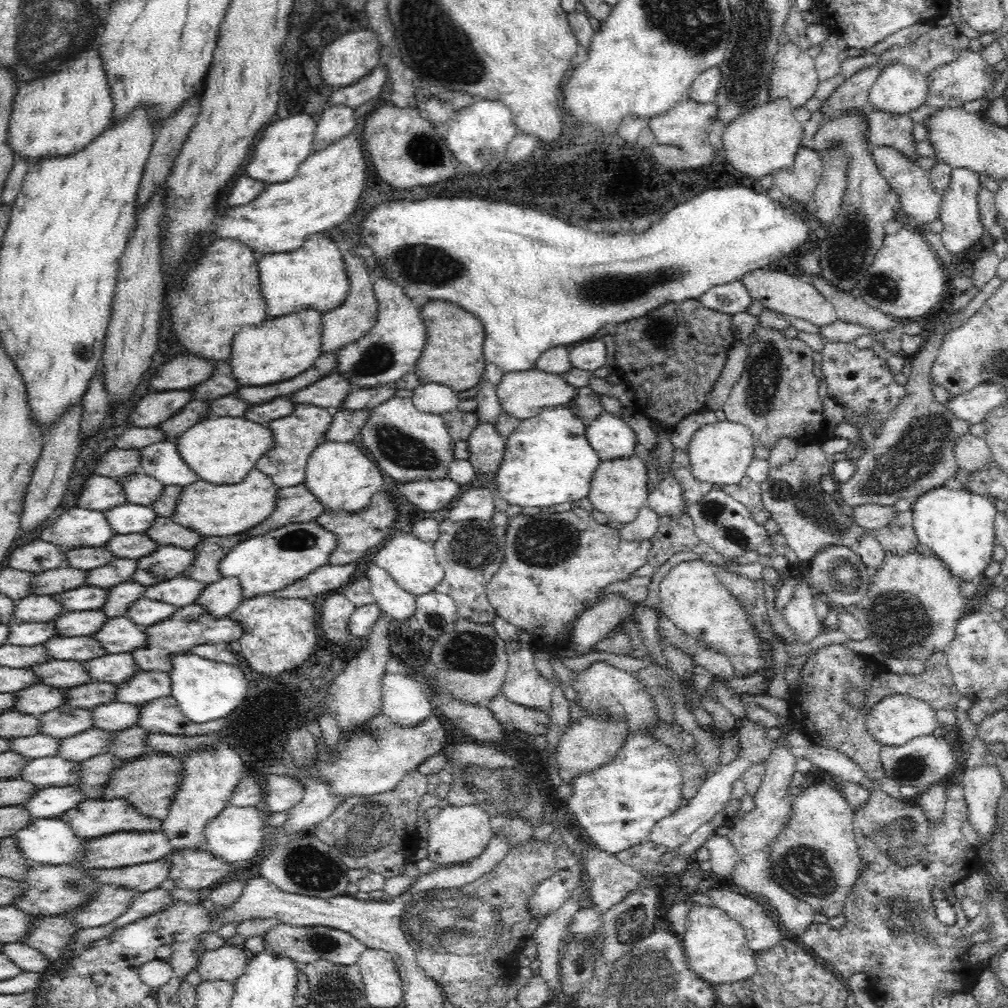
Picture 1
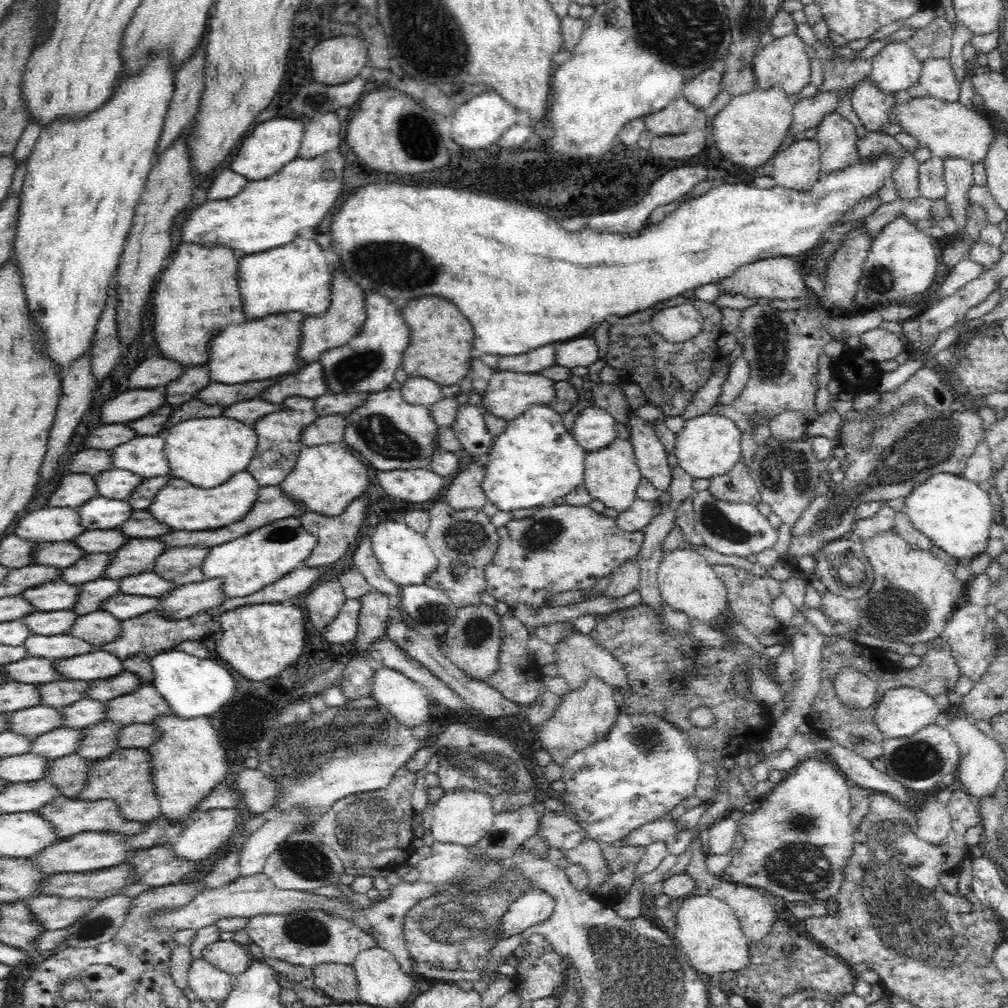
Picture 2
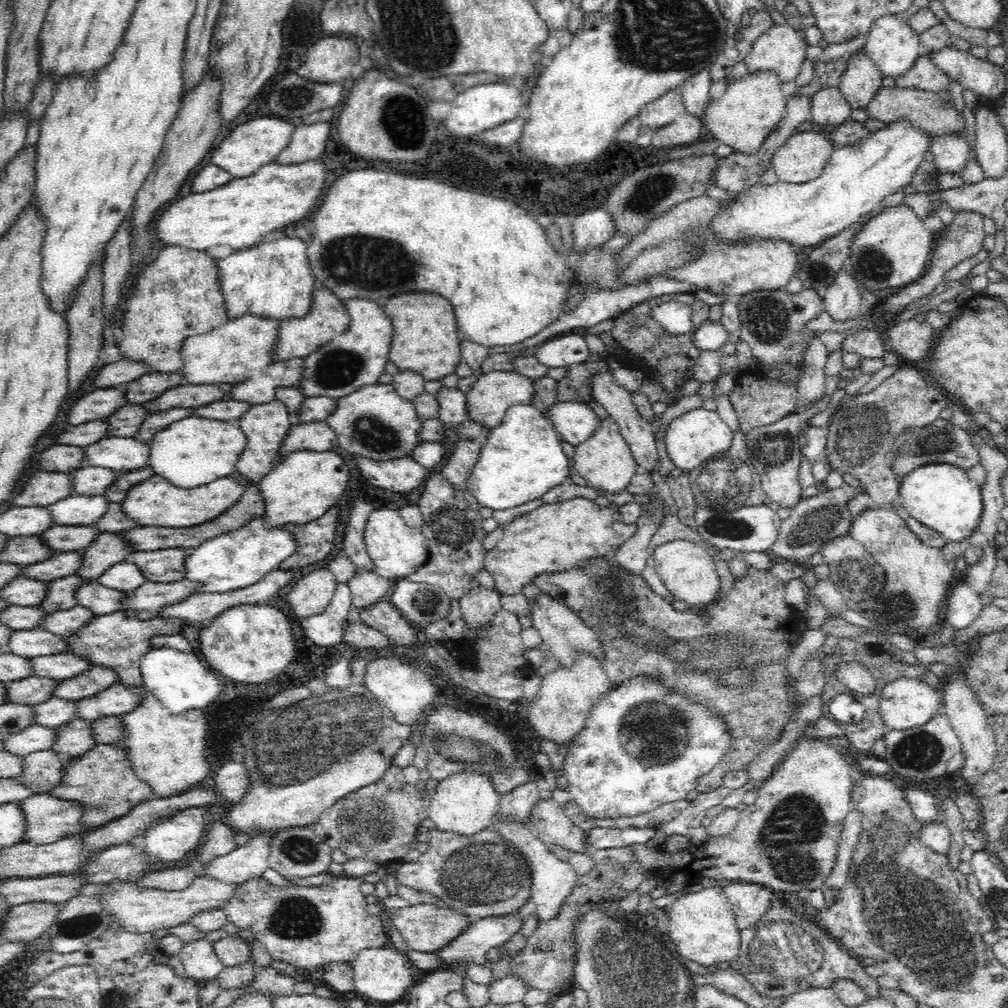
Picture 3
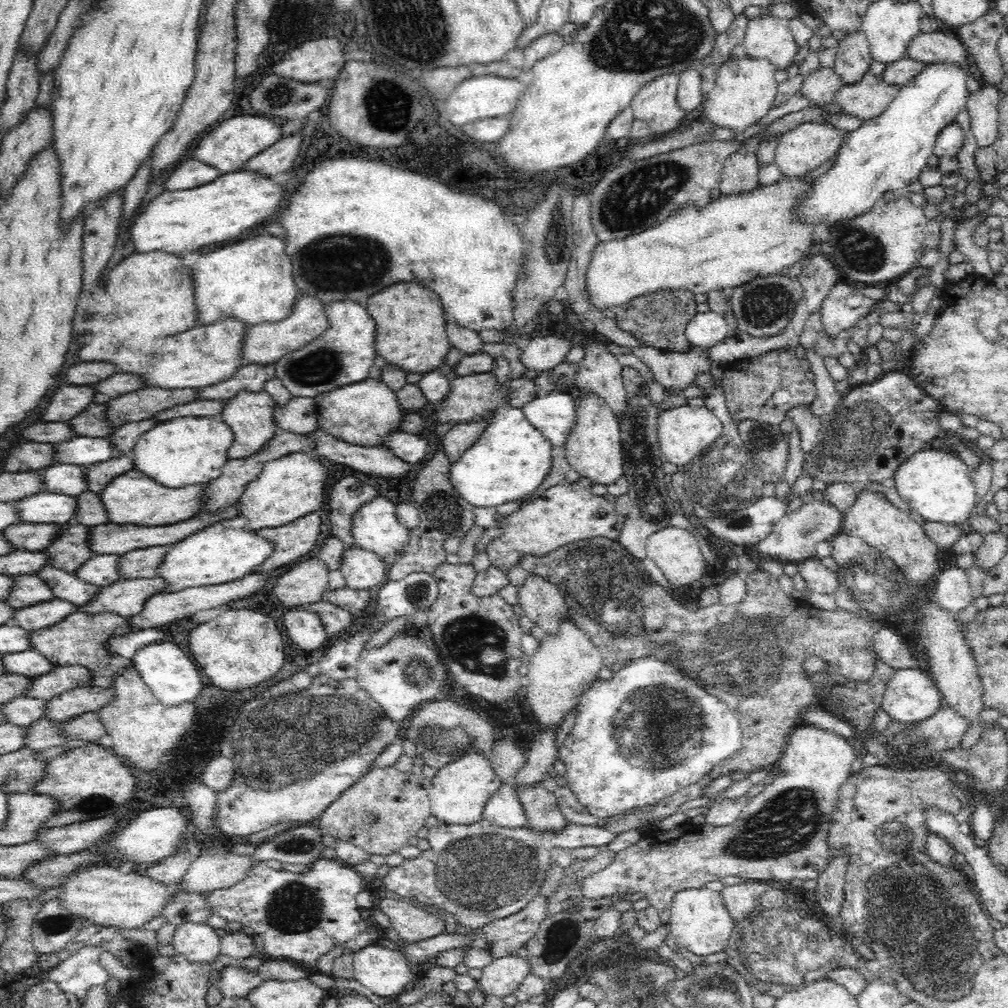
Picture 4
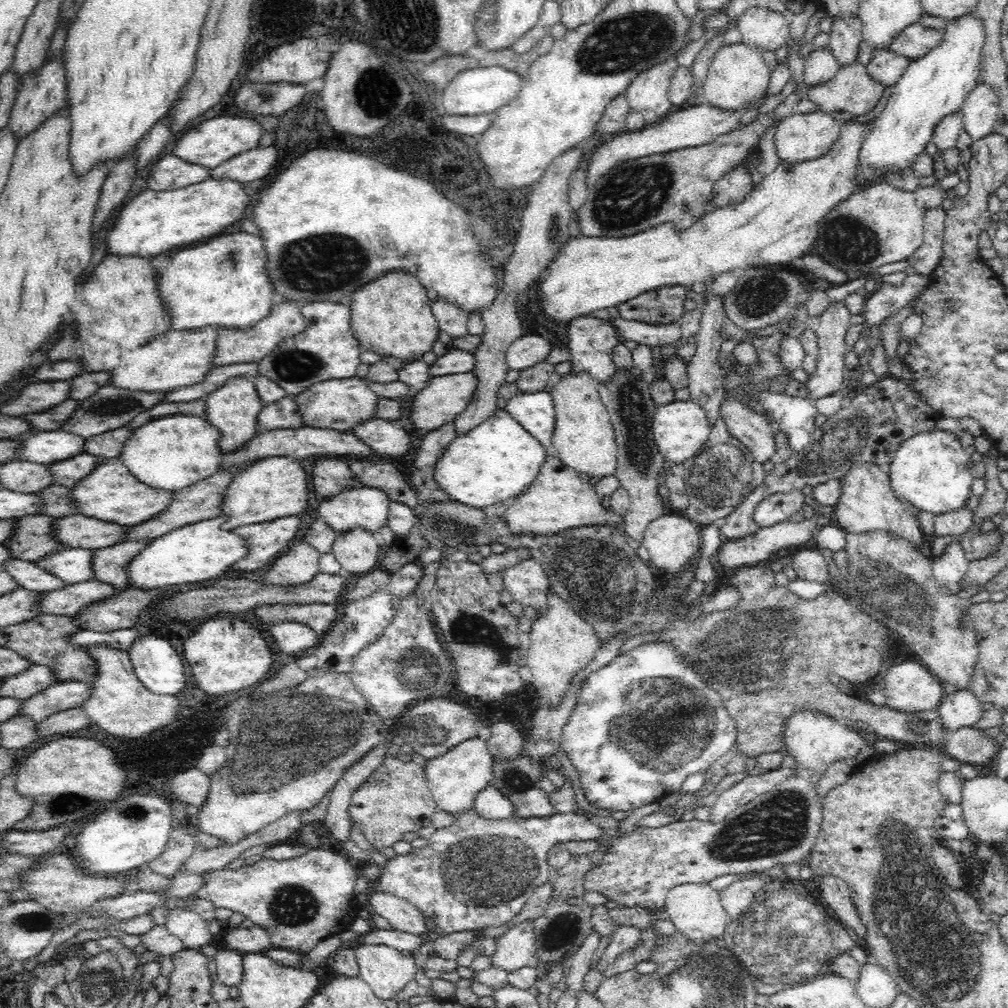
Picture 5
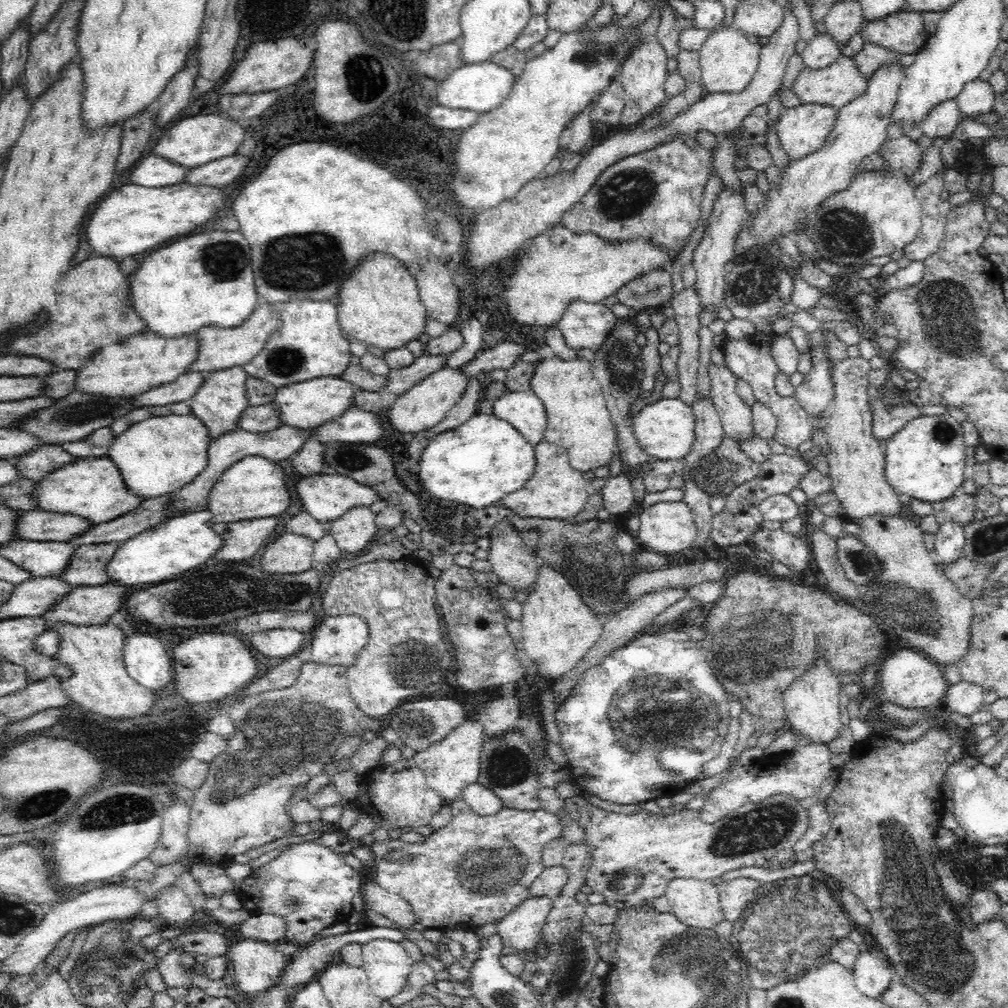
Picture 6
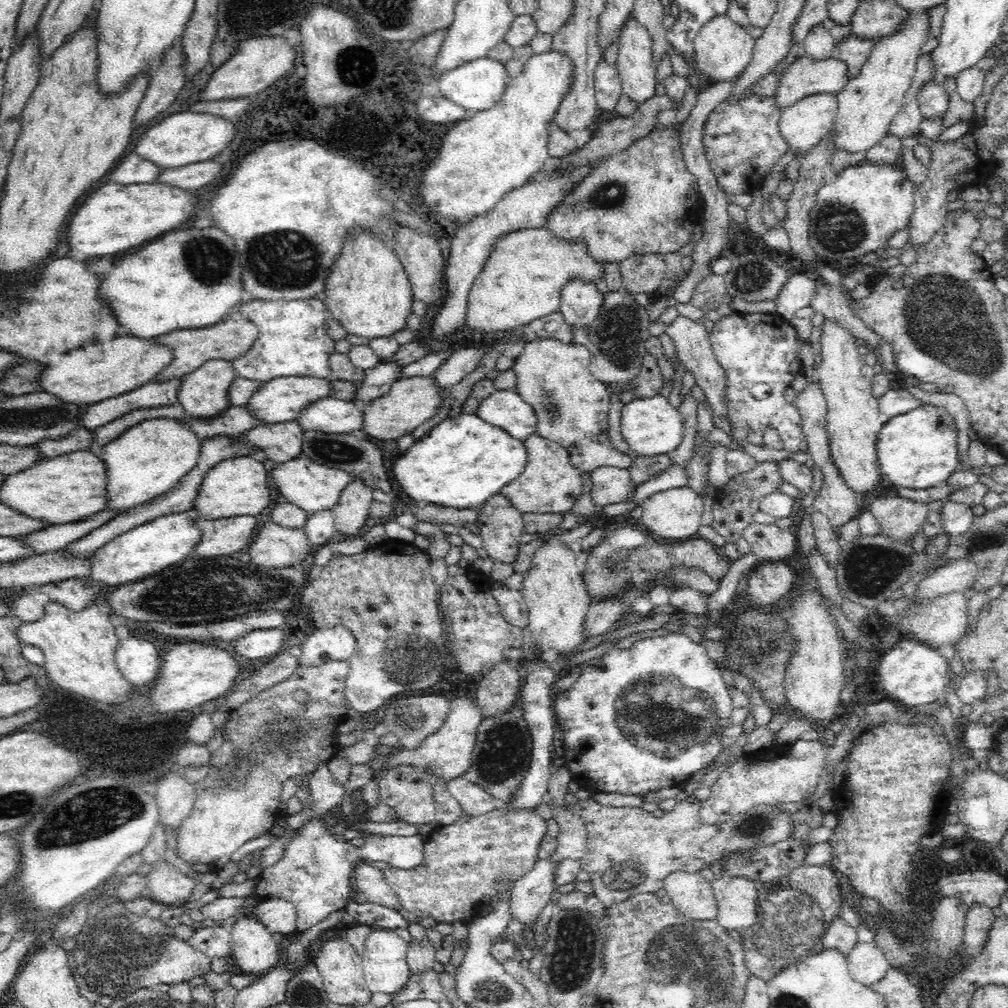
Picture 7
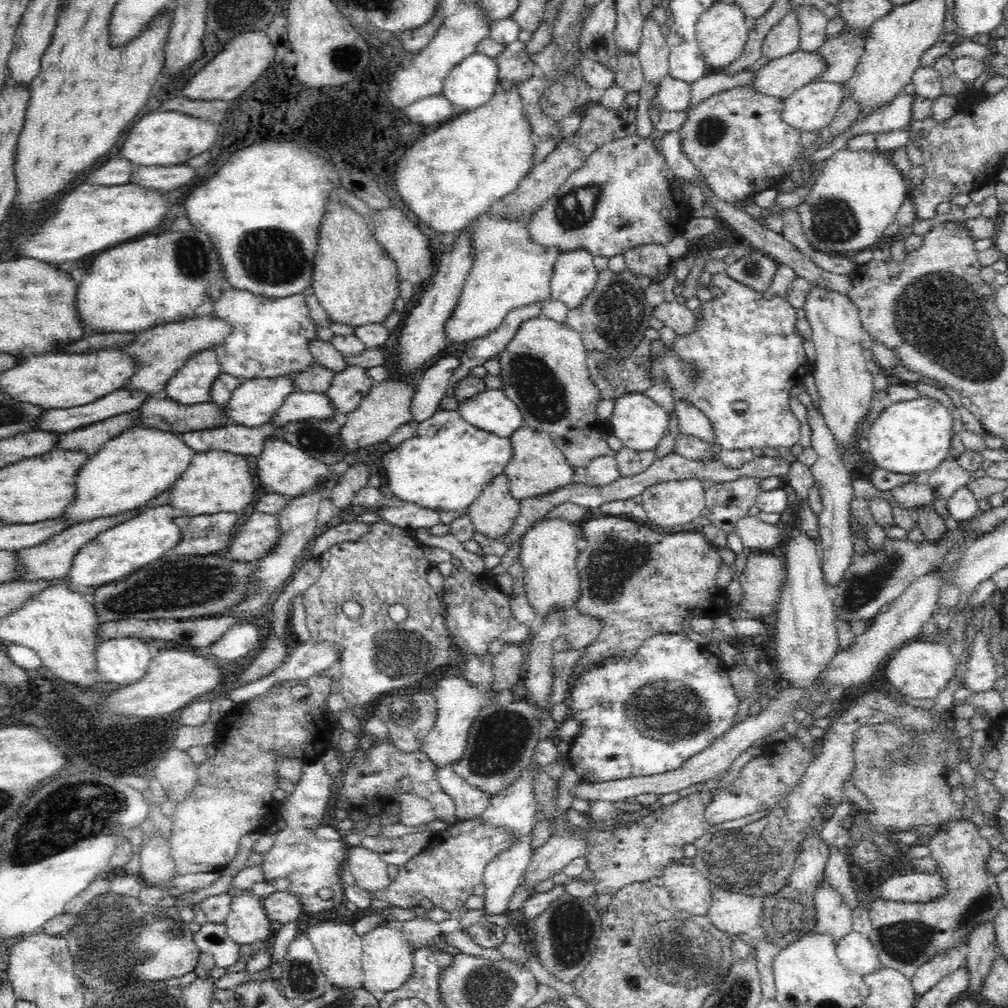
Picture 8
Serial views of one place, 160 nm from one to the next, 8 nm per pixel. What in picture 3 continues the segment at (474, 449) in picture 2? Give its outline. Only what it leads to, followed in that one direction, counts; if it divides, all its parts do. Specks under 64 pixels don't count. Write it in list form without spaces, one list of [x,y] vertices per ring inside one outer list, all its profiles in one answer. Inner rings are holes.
[[[442,385],[435,397],[439,402],[440,419],[448,428],[455,428],[457,424],[468,421],[465,394],[457,388]]]

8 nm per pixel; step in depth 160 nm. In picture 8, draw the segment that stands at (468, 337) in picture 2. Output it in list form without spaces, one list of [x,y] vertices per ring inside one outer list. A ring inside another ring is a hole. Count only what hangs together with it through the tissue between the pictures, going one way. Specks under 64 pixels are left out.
[[[330,200],[326,216],[318,228],[318,250],[314,256],[314,274],[310,292],[318,299],[332,321],[350,326],[381,323],[394,309],[394,300],[400,297],[398,268],[369,228],[366,218],[343,202]]]

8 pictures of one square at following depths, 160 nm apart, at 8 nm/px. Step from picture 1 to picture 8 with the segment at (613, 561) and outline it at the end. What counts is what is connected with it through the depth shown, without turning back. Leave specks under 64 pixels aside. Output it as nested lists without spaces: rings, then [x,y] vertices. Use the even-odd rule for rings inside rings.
[[[524,426],[518,428],[509,437],[512,454],[504,473],[510,481],[509,490],[514,499],[522,502],[526,498],[544,496],[544,494],[550,494],[550,492],[572,483],[571,466],[547,432]]]

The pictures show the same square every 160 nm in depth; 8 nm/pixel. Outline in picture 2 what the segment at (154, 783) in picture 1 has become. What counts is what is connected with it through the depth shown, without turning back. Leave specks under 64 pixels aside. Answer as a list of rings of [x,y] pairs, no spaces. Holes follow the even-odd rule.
[[[118,748],[105,758],[96,759],[87,770],[84,788],[77,798],[87,801],[111,800],[118,805],[118,811],[124,819],[136,822],[148,822],[162,814],[158,797],[154,792],[154,783],[149,754],[144,749]]]

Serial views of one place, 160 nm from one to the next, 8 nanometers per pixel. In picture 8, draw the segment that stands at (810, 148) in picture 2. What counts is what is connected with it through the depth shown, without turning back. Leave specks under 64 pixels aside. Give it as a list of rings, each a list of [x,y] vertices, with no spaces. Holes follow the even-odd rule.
[[[810,82],[783,100],[782,120],[800,133],[819,131],[832,122],[844,97],[840,83]]]

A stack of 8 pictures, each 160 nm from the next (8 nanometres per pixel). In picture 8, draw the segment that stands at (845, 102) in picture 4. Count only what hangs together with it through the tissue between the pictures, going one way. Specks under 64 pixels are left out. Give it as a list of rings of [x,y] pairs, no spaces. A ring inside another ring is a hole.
[[[798,49],[762,66],[749,87],[784,100],[801,86],[820,80],[826,65],[817,52]]]

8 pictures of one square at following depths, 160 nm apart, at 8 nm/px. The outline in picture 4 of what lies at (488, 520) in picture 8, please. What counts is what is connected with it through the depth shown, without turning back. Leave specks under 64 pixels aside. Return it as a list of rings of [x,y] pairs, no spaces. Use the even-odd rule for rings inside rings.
[[[528,574],[517,589],[518,602],[525,615],[546,634],[557,633],[562,619],[572,621],[559,587],[543,576]]]

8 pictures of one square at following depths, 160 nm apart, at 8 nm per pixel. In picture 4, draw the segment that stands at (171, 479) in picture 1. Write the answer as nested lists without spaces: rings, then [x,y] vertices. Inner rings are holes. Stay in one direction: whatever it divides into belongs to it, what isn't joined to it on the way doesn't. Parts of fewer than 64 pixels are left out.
[[[78,436],[53,444],[55,462],[86,466],[104,462],[124,454],[116,450],[107,438]]]

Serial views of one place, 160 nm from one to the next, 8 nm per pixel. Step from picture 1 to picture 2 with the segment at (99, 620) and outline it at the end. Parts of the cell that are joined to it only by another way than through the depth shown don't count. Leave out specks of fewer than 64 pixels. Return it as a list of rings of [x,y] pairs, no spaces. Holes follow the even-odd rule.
[[[70,609],[52,612],[32,611],[24,619],[32,633],[54,636],[55,634],[67,634],[77,616],[78,614]]]

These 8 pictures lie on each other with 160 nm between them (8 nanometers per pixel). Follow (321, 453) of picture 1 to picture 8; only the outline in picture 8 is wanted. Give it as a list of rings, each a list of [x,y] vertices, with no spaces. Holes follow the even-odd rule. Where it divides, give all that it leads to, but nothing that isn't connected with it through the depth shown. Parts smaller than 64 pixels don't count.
[[[207,450],[194,453],[188,468],[169,488],[169,505],[175,518],[181,516],[211,515],[217,512],[244,514],[248,504],[254,503],[254,476],[250,474],[245,456],[228,451]]]

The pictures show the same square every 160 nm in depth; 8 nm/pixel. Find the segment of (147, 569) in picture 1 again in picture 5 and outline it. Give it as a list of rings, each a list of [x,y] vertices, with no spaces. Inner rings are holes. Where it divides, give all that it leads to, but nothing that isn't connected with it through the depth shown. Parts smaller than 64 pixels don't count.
[[[28,515],[13,518],[15,524],[12,534],[3,544],[13,558],[32,561],[46,555],[59,553],[64,547],[61,540],[51,535],[51,524],[58,518],[48,515]]]

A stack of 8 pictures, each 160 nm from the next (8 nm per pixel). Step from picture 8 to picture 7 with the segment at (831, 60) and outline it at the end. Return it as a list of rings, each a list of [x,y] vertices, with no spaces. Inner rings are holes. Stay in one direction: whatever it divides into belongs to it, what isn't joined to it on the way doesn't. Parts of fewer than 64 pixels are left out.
[[[850,33],[845,39],[835,44],[831,57],[846,63],[846,76],[851,79],[860,72],[865,60],[870,56],[874,43],[874,39],[861,39],[854,33]]]

